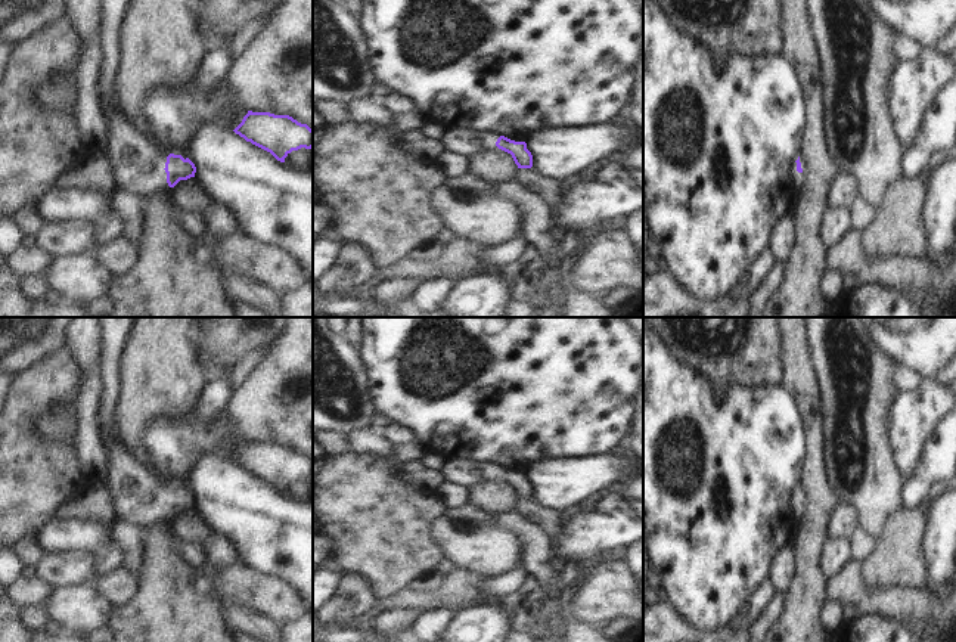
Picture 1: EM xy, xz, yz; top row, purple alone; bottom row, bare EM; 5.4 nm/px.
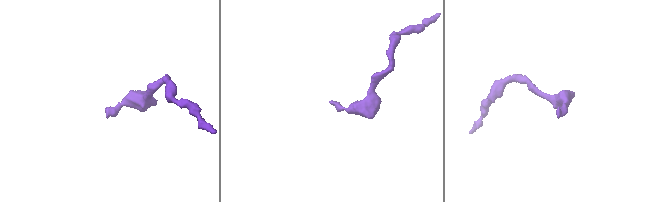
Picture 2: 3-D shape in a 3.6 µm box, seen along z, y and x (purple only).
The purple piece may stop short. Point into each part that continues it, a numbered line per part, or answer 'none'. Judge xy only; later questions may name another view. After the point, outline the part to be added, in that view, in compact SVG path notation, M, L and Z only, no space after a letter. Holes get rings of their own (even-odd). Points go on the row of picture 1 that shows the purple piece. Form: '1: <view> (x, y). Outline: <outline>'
1: xy (134, 163). Outline: M102 0L102 22L99 28L99 41L102 46L102 63L99 72L99 97L108 112L108 140L105 158L112 171L114 190L125 190L127 193L137 195L143 202L156 192L168 187L167 173L159 167L162 155L159 148L152 145L150 140L136 130L125 118L118 106L114 78L120 63L120 27L124 13L131 0Z

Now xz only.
1: xz (463, 140). Outline: M447 127L440 142L444 146L444 151L471 156L472 153L496 146L497 140L481 130L472 130L469 127Z

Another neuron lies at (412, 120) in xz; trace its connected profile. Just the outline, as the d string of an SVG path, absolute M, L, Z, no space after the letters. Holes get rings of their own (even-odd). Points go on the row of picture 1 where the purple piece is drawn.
M412 109L403 114L395 114L392 117L392 124L391 127L398 131L398 133L404 133L409 130L420 130L420 127L423 125L423 118L420 115L419 111Z

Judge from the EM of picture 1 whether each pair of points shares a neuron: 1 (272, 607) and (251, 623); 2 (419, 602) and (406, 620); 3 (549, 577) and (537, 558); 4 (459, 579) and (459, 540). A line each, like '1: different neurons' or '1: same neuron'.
1: different neurons
2: different neurons
3: same neuron
4: different neurons

